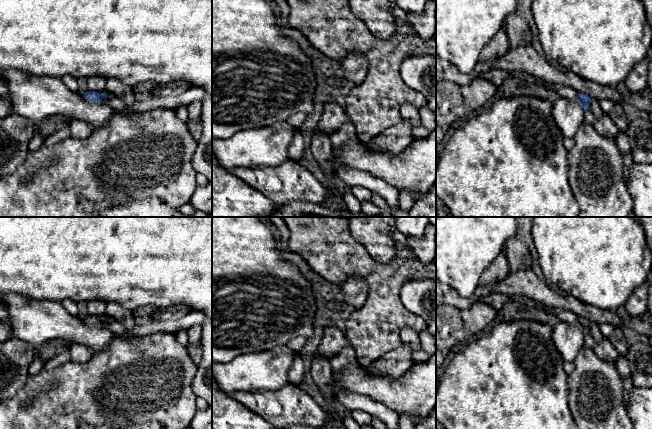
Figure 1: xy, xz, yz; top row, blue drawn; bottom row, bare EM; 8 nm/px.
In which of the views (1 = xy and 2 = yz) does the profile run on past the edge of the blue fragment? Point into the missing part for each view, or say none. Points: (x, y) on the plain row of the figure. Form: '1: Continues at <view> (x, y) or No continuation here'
1: Continues at xy (116, 327)
2: Continues at yz (496, 300)

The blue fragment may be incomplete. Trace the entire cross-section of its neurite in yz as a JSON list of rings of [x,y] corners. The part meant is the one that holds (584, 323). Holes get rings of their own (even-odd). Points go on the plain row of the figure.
[[[493,293],[481,297],[479,301],[490,305],[492,308],[498,311],[510,299],[515,300],[527,307],[533,307],[536,310],[545,310],[547,313],[555,315],[558,321],[566,322],[572,325],[579,325],[584,334],[590,333],[591,322],[588,319],[584,317],[578,317],[570,310],[565,310],[559,307],[545,306],[539,302],[536,302],[535,300],[523,296],[508,296],[502,293]]]

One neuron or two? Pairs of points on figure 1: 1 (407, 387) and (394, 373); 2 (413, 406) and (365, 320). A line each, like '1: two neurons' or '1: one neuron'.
1: two neurons
2: two neurons

